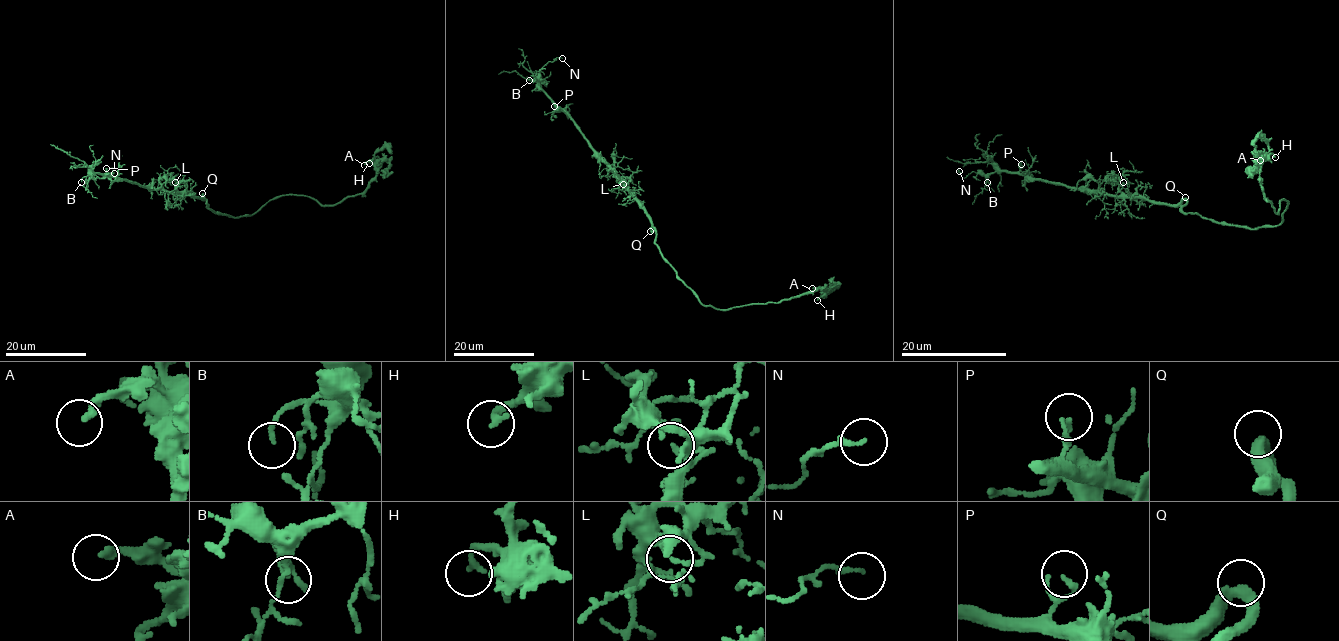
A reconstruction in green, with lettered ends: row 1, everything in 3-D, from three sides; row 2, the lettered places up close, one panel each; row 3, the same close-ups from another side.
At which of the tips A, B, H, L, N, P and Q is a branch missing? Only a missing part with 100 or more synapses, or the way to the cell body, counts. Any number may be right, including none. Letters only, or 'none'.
Q

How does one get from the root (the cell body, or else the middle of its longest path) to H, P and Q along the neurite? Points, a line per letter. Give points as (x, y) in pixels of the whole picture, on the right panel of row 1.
H: (1207, 219), (1252, 229), (1279, 225), (1286, 202), (1280, 201), (1277, 213), (1260, 176), (1260, 164), (1275, 157)
P: (1207, 219), (1185, 213), (1178, 206), (1034, 180), (1020, 172), (1021, 164)
Q: (1207, 219), (1199, 214), (1185, 213), (1182, 210), (1185, 197)

